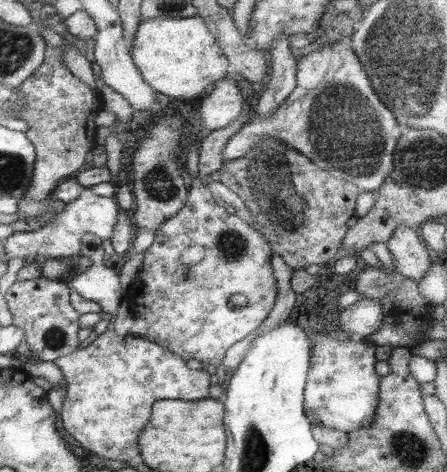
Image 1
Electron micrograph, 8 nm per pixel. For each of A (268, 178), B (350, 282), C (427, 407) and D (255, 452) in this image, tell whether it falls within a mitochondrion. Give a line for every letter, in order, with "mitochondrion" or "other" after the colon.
A: mitochondrion
B: other
C: other
D: mitochondrion

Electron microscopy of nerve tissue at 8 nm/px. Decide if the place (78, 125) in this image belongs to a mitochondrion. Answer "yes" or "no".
no

